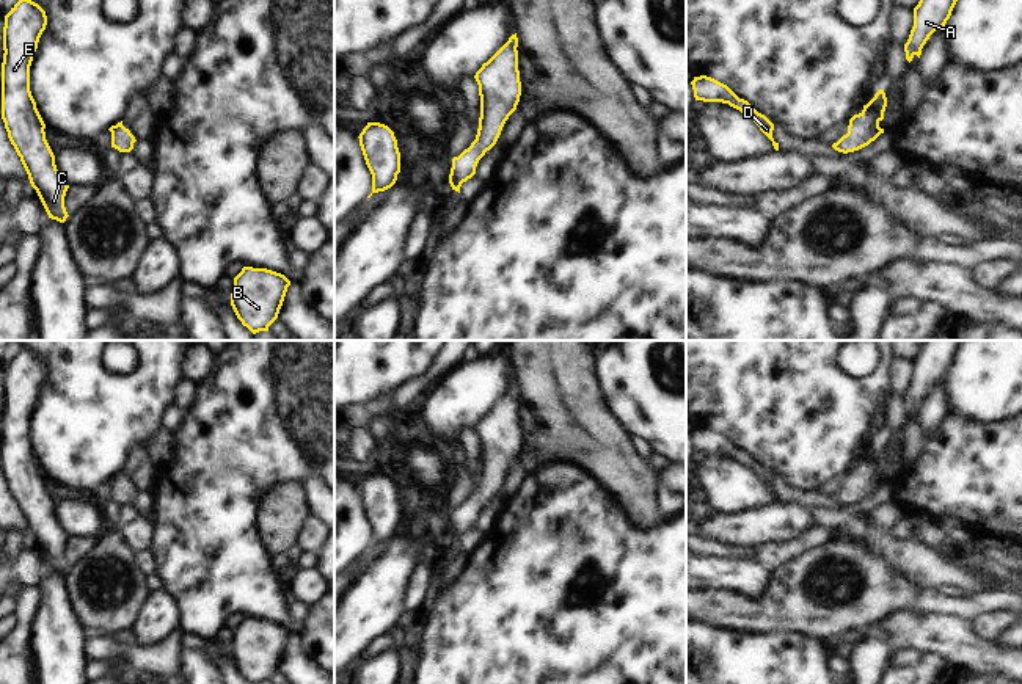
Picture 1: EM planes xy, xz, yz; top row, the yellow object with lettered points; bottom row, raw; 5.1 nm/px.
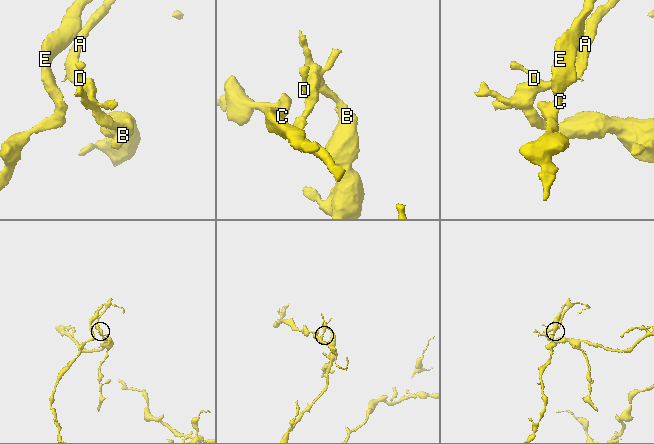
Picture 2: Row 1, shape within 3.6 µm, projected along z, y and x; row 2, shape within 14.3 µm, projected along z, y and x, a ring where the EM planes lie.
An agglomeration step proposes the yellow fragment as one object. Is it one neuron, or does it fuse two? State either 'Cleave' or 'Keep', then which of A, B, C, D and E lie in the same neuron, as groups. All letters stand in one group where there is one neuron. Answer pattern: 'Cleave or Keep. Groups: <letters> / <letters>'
Keep. Groups: A B C D E.

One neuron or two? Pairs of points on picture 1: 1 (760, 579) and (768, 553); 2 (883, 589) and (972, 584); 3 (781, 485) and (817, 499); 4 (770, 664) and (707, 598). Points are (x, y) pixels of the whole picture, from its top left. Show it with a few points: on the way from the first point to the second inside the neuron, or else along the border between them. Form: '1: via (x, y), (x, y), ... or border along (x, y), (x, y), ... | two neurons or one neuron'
1: border along (755, 560), (773, 571) | two neurons
2: border along (890, 570), (923, 587) | two neurons
3: via (790, 494), (807, 499) | one neuron
4: border along (704, 623), (713, 628), (743, 633), (777, 633) | two neurons

